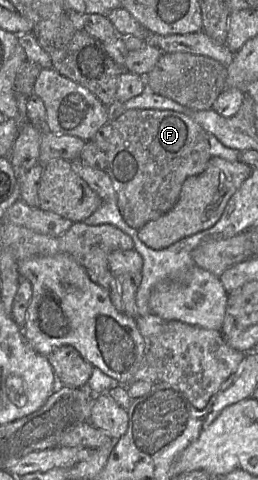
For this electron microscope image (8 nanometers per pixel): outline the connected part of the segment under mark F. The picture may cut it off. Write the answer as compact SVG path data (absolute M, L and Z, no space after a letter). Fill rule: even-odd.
M128 109L112 120L110 144L105 152L106 173L110 176L117 195L117 206L126 223L135 230L169 212L177 203L184 181L201 174L210 159L208 133L189 116L156 109Z

